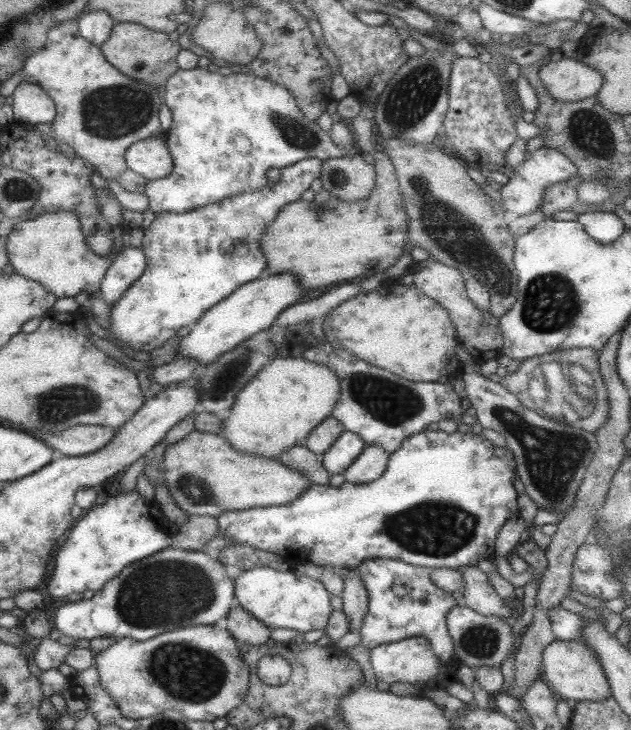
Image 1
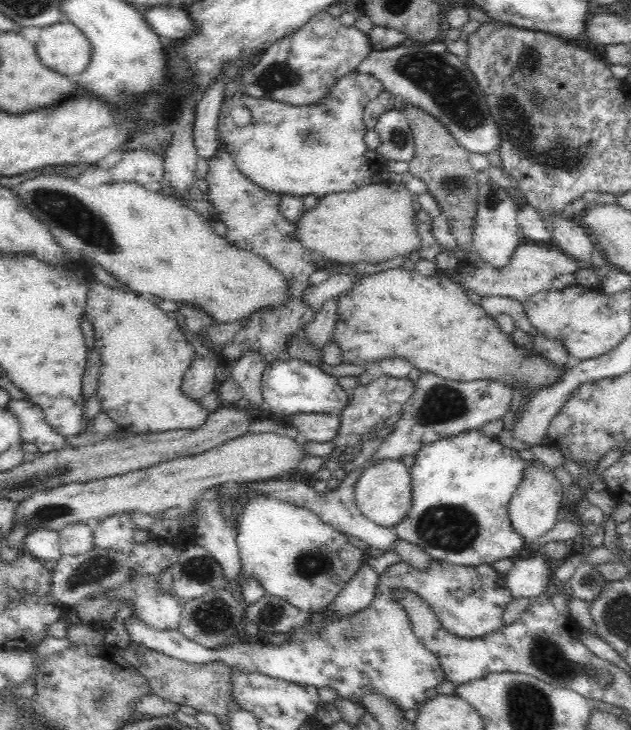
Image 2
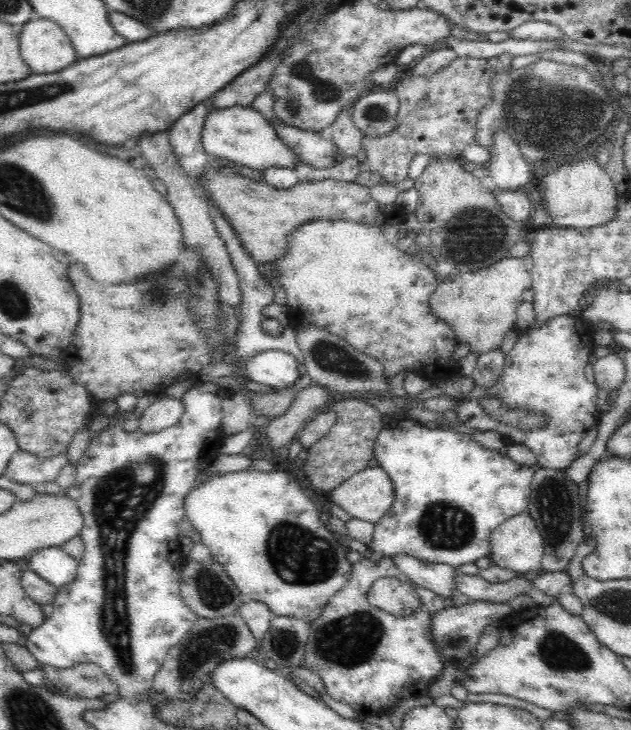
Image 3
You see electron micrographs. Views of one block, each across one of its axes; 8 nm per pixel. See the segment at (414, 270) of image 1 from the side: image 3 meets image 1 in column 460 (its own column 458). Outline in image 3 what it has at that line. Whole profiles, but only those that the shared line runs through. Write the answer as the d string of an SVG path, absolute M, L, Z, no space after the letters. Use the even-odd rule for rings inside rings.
M532 254L522 258L508 256L474 272L448 274L438 282L428 305L434 316L447 322L458 344L468 344L470 351L484 354L500 348L507 330L516 329L516 311L524 299L522 292L531 288Z

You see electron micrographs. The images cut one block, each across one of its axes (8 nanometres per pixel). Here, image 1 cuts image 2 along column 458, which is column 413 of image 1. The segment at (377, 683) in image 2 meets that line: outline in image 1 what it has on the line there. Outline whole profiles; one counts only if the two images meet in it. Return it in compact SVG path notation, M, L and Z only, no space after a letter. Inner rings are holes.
M368 558L354 570L360 575L362 585L369 594L368 619L362 623L359 631L362 638L361 645L372 650L385 643L424 636L446 670L446 665L456 658L454 644L447 627L447 614L457 603L452 593L432 583L430 580L432 569L390 558Z

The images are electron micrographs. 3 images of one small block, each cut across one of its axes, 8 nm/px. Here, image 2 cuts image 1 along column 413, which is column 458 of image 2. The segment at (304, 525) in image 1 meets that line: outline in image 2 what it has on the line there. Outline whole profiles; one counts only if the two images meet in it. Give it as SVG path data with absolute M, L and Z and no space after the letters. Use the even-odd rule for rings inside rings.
M470 430L430 442L414 457L415 463L409 468L412 507L404 521L394 526L398 539L420 546L432 559L456 566L492 565L522 550L525 539L513 529L508 511L512 495L529 467L529 461L522 459L517 450L502 445L497 438L486 436L481 430Z

